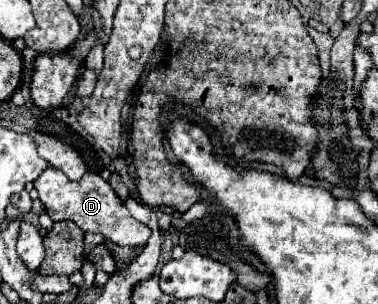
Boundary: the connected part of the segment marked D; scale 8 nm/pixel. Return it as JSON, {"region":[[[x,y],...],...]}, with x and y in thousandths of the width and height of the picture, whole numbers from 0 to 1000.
{"region":[[[127,549],[111,576],[90,595],[101,622],[101,648],[122,681],[122,701],[138,727],[196,727],[217,760],[265,766],[286,793],[333,813],[381,813],[397,786],[397,747],[360,727],[339,694],[328,661],[302,635],[302,622],[275,595],[259,569],[222,569],[212,595],[185,595],[164,563]]]}

